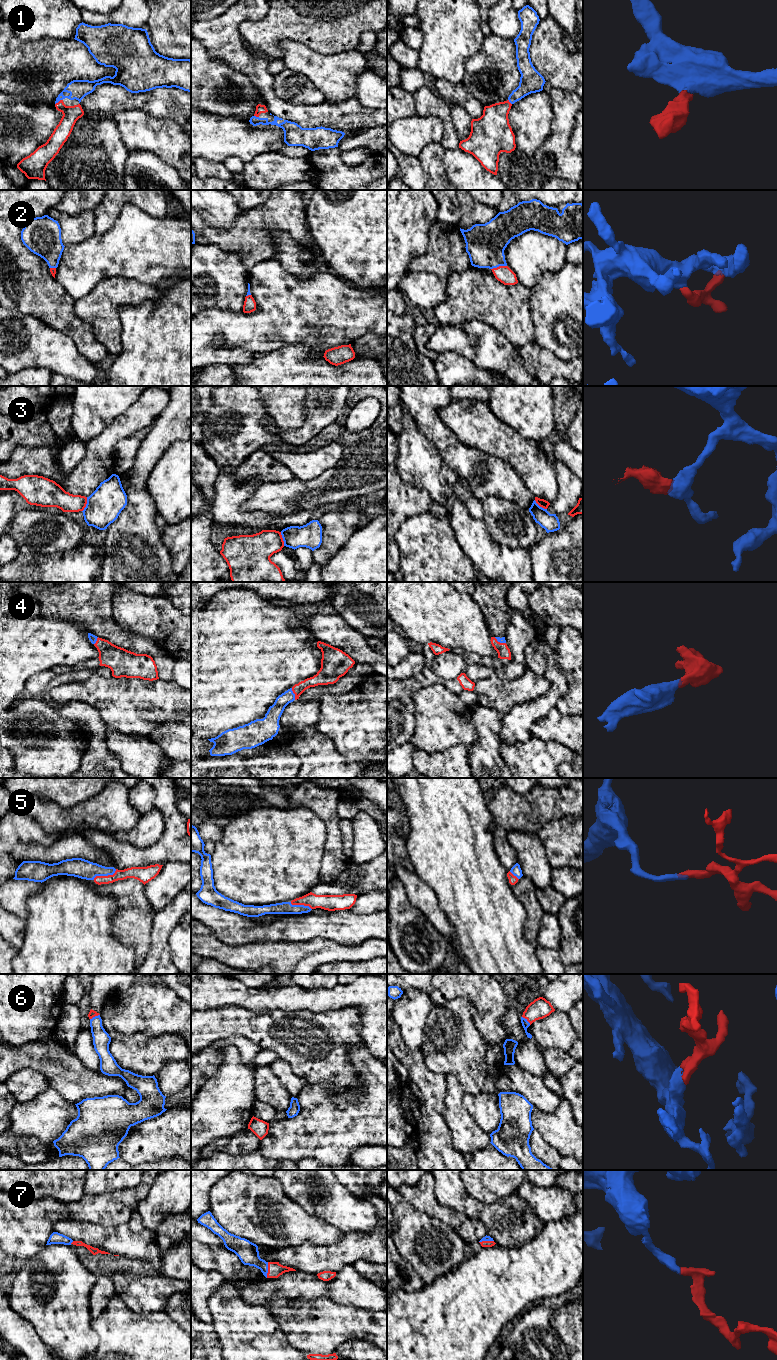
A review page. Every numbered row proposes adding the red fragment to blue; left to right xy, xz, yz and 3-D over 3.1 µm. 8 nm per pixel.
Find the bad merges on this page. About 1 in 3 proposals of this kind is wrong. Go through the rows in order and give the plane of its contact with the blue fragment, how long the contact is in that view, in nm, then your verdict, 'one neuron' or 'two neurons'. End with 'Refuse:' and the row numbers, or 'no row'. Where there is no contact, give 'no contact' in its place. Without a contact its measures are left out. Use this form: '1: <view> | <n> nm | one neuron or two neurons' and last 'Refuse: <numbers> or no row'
1: xy | 80 nm | one neuron
2: yz | 130 nm | one neuron
3: xy | 130 nm | one neuron
4: xz | 100 nm | one neuron
5: xy | 200 nm | one neuron
6: yz | 100 nm | one neuron
7: xz | 130 nm | one neuron
Refuse: no row

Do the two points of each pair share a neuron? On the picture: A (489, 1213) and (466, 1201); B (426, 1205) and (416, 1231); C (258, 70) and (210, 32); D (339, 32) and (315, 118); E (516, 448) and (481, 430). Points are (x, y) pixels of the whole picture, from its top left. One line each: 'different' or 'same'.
A: same
B: different
C: same
D: different
E: same

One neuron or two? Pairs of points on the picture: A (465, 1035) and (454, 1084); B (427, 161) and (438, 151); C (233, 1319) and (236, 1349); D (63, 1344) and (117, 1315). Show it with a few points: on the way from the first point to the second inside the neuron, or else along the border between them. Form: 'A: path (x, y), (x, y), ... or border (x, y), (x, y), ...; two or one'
A: border (447, 1073), (451, 1073), (457, 1079), (465, 1093); two
B: path (430, 158), (435, 153); one
C: path (236, 1326), (236, 1342); one
D: border (91, 1319), (91, 1328), (98, 1338), (97, 1349); two

